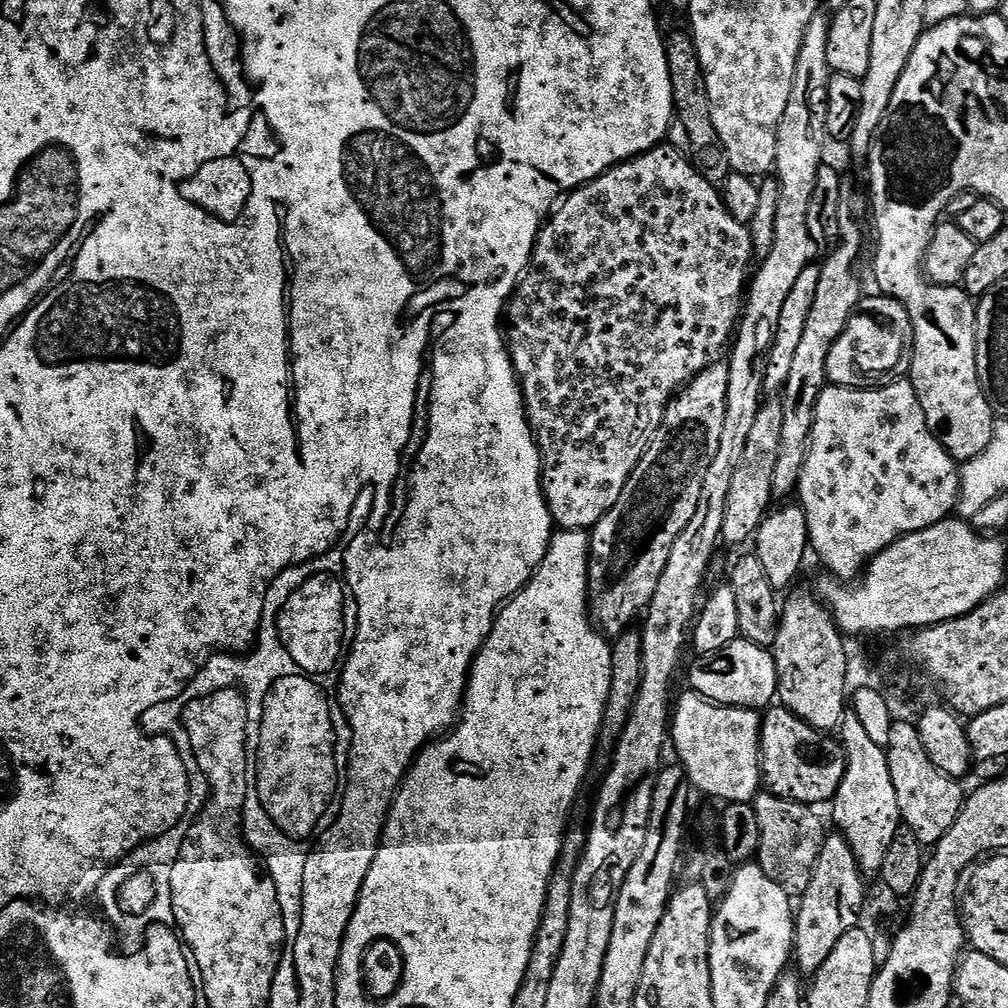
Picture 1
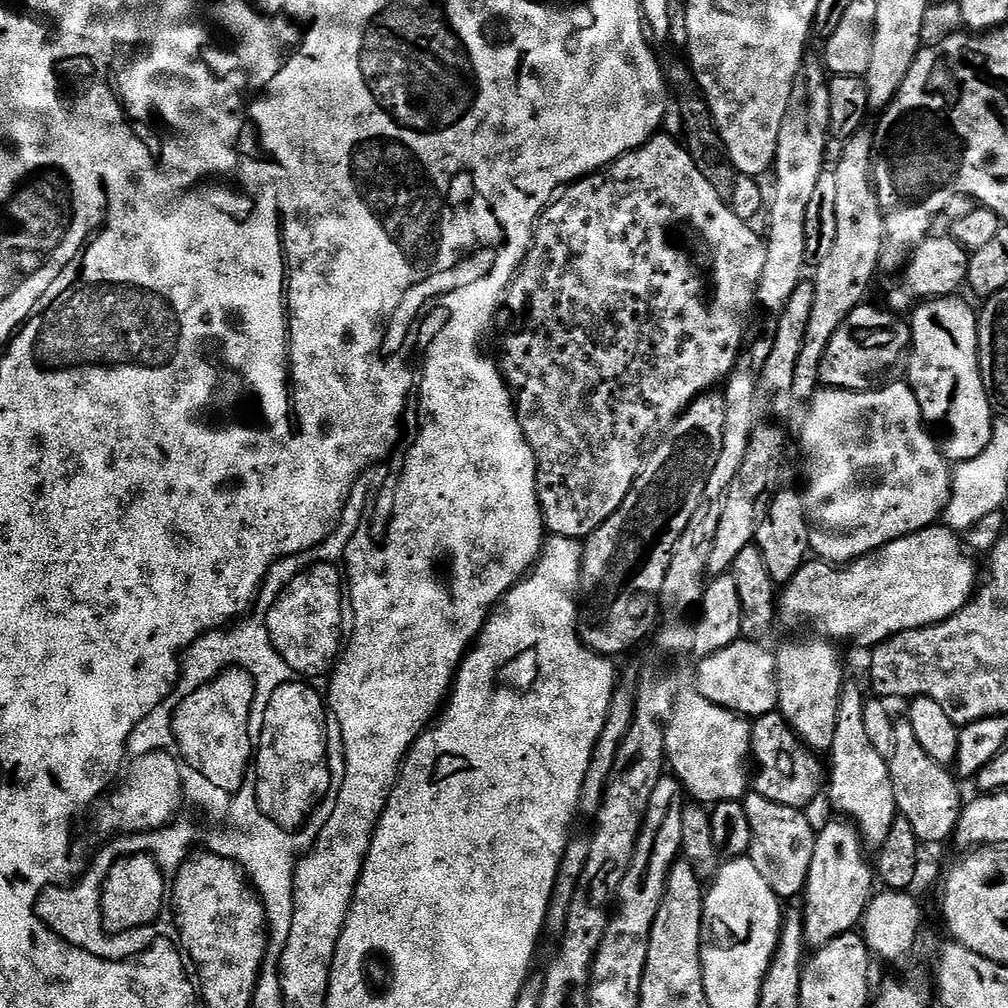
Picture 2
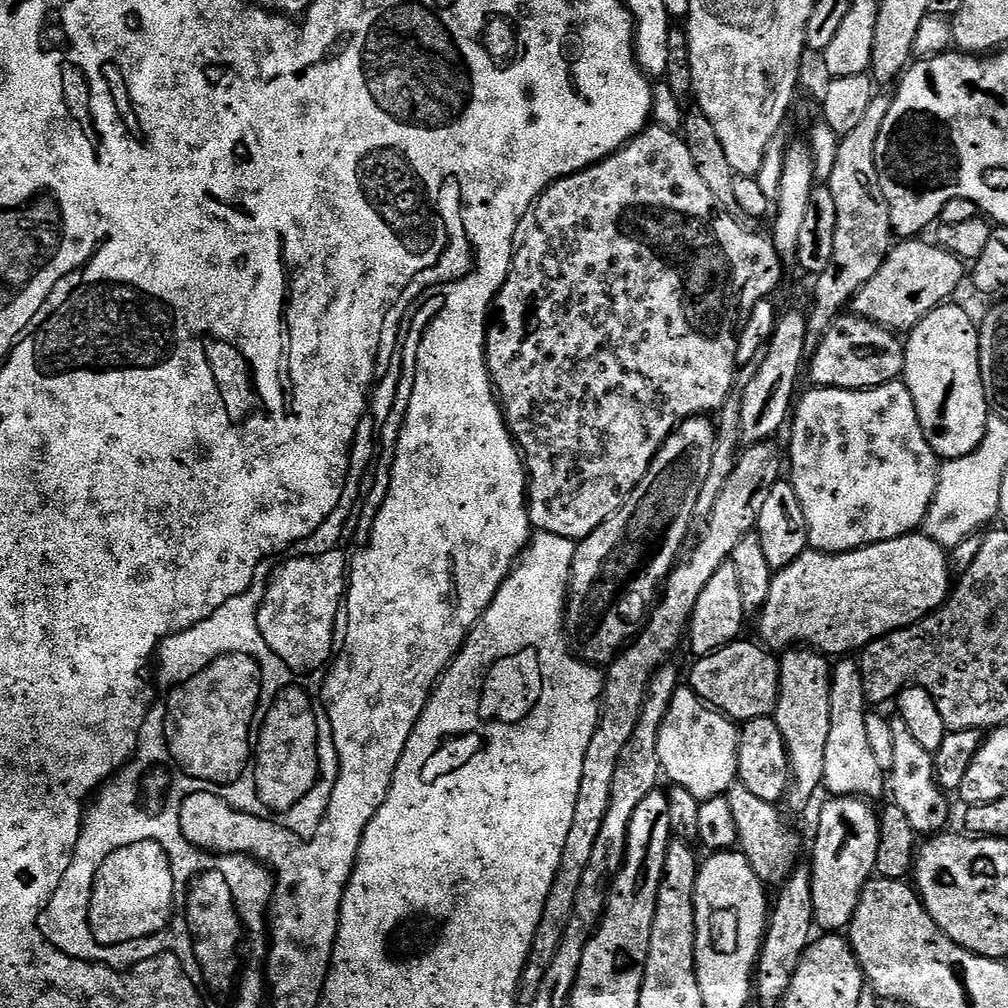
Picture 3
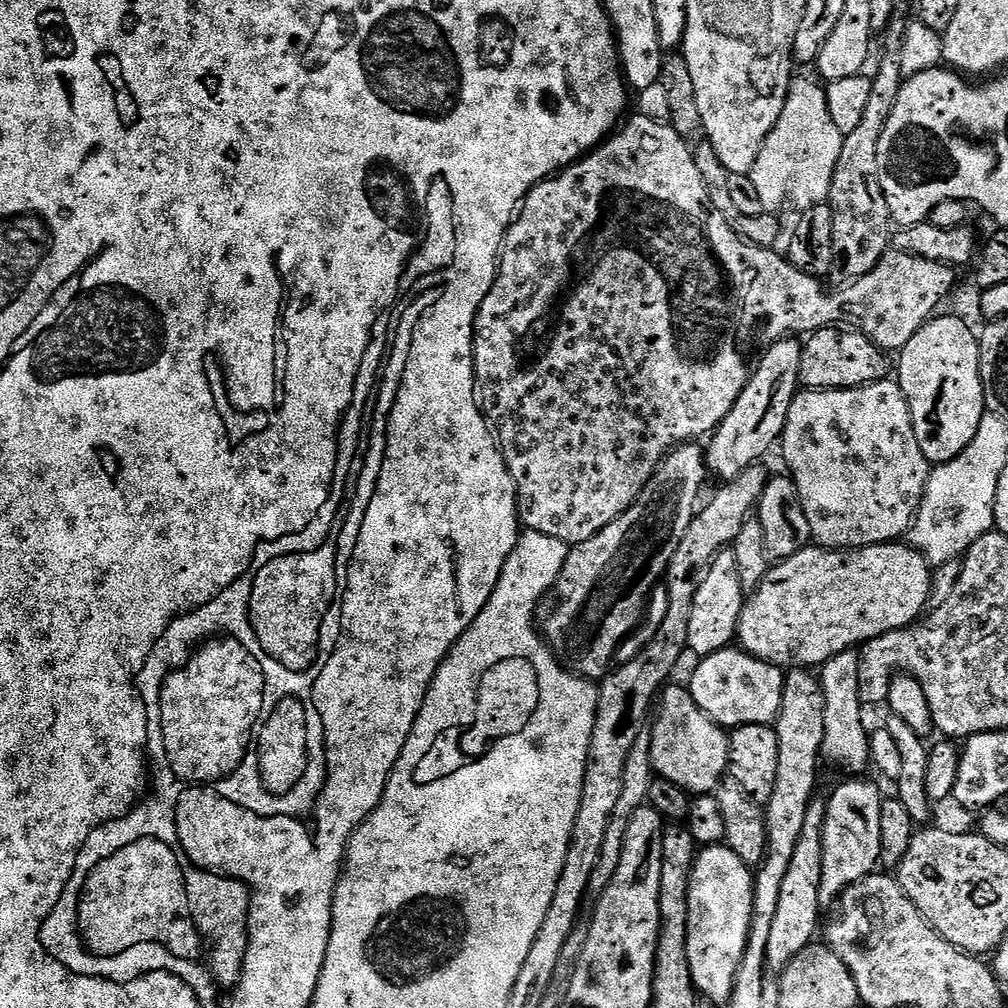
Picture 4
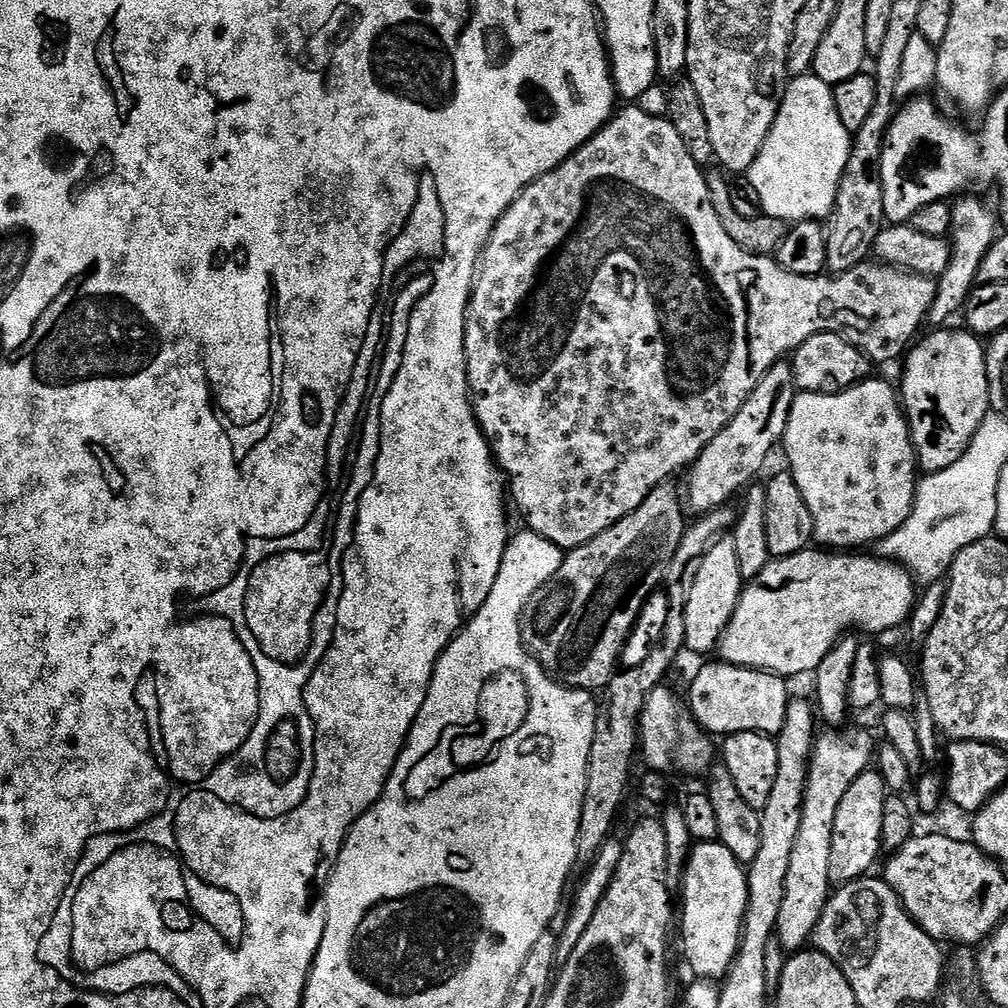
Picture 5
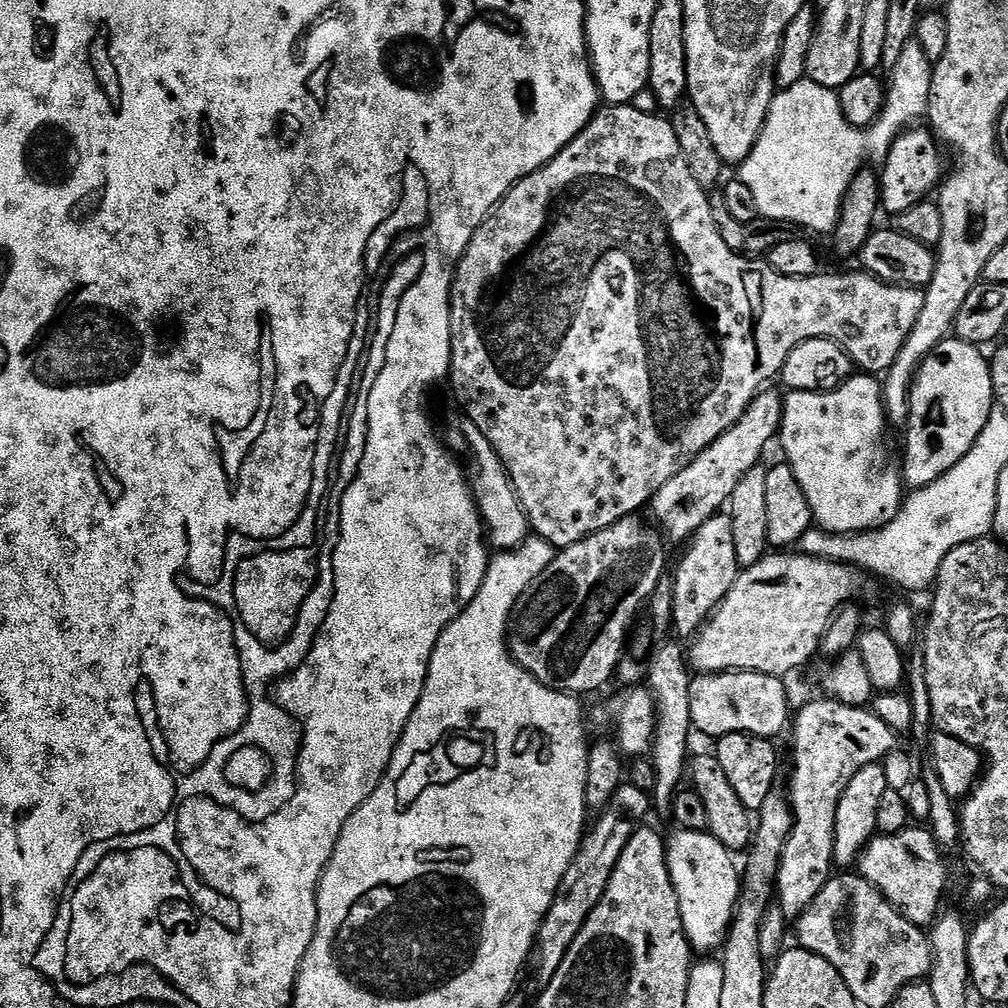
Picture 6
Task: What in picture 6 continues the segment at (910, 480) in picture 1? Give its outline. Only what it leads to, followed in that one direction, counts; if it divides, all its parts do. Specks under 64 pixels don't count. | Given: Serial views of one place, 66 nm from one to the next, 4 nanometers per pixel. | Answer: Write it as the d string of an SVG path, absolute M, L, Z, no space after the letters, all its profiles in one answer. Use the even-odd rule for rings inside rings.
M854 374L841 388L832 392L788 392L784 396L784 417L780 423L778 444L784 447L783 459L794 470L794 478L798 478L798 486L802 486L802 494L806 494L806 502L810 502L810 510L815 527L824 532L833 532L839 536L851 536L854 532L874 532L877 528L886 526L898 514L904 504L906 485L902 479L899 467L888 464L888 452L884 449L884 428L886 417L884 415L884 393L882 384L875 375Z

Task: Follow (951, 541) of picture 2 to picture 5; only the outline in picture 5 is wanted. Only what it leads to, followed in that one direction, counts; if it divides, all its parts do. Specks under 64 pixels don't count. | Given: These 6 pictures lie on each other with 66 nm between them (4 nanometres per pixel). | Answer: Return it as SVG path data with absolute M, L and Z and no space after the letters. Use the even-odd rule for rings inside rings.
M809 546L798 554L790 554L789 556L769 560L766 570L762 570L762 574L758 574L755 578L745 583L744 592L740 596L738 606L734 610L726 630L719 638L719 659L726 664L738 664L743 668L761 668L762 671L772 672L775 676L793 678L792 676L800 676L803 672L808 672L808 674L815 673L816 667L822 662L822 658L826 658L826 654L830 654L832 647L845 634L851 633L848 632L851 628L861 628L864 632L888 632L891 628L898 627L900 623L901 627L911 617L912 608L918 599L917 581L903 564L898 564L894 560L883 559L876 554L873 554L873 556L860 555L864 554L849 554L844 550L817 550L815 547Z

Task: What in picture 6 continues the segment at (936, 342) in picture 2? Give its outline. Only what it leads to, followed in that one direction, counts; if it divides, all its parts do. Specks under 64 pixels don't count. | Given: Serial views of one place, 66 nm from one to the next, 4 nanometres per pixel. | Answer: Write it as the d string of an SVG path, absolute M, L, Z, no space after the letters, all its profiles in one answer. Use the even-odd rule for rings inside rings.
M949 338L943 340L917 370L906 425L908 453L904 456L904 464L902 463L902 479L909 489L924 488L930 482L942 478L942 474L946 474L946 470L955 466L968 453L970 446L974 446L978 434L982 434L982 426L986 426L986 418L990 418L994 407L996 391L992 385L989 357L980 352L983 351L975 344Z

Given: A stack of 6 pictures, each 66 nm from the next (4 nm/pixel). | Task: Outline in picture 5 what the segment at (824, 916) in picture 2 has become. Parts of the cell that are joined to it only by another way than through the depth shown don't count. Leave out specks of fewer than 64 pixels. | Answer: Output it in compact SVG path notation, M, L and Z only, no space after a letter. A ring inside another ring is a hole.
M869 770L863 772L842 794L842 802L838 802L838 815L834 818L834 830L830 838L830 878L833 882L847 882L849 880L859 880L861 876L867 876L873 871L876 859L882 856L880 839L882 838L882 806L886 789L884 779L880 777L879 771Z

